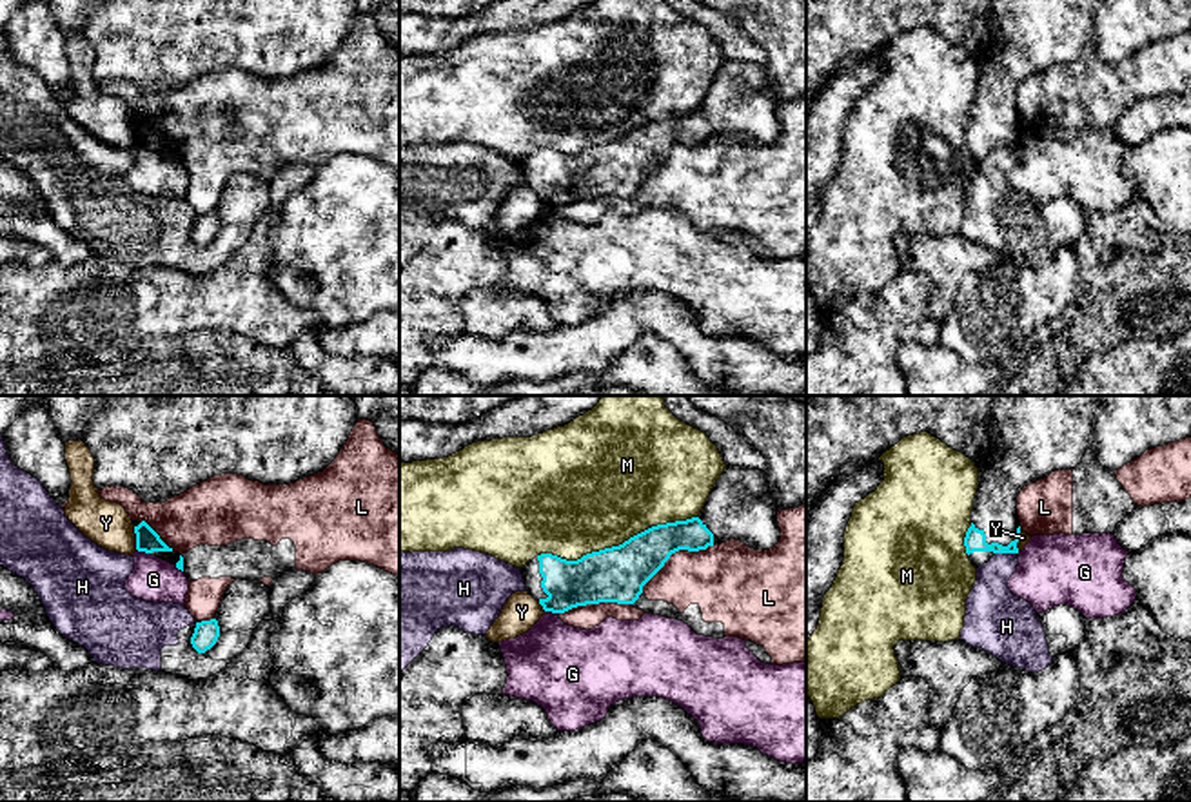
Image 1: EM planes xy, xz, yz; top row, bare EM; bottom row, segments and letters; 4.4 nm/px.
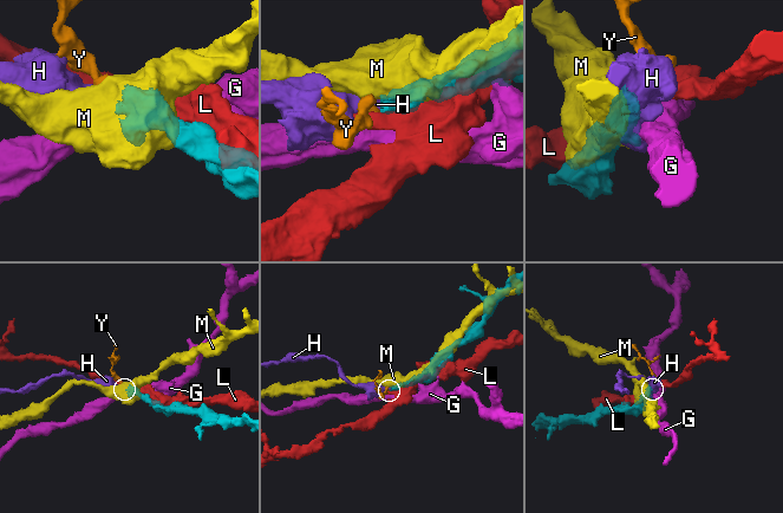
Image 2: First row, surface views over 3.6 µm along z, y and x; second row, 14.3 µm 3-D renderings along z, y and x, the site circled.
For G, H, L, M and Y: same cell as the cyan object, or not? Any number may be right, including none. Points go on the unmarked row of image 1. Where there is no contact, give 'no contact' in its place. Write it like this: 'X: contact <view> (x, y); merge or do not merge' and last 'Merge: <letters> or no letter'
G: contact xy (144, 144); do not merge
H: contact yz (1006, 146); do not merge
L: contact xz (674, 146); do not merge
M: contact xz (616, 140); do not merge
Y: contact xy (137, 131); do not merge
Merge: no letter

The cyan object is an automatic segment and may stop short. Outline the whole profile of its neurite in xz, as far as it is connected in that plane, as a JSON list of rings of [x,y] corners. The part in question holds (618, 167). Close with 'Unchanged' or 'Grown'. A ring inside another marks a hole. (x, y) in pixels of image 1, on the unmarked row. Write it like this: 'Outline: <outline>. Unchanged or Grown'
Outline: [[[726,60],[697,111],[652,120],[577,154],[541,147],[521,167],[528,189],[545,205],[565,207],[599,196],[634,198],[643,180],[679,143],[699,145],[730,132],[753,143],[773,142],[781,132],[777,105],[761,64]]]. Grown

